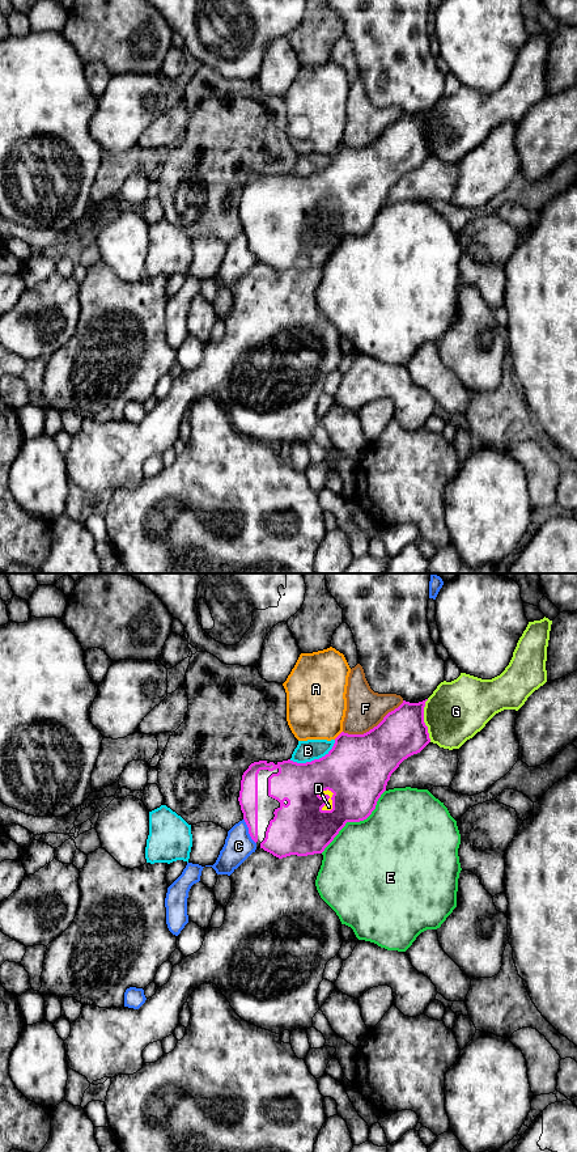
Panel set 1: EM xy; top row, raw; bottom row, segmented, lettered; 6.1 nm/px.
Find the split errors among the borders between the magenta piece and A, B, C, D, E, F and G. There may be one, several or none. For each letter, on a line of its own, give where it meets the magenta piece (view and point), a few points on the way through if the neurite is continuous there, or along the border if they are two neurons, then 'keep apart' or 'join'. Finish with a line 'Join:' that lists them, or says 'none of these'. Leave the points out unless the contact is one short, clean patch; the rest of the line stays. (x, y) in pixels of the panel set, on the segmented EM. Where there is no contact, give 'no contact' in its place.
A: xy (339, 735) | keep apart
B: xy (314, 759) | keep apart
C: xy (249, 831) | keep apart
D: xy (327, 800) | join
E: xy (355, 821) | keep apart
F: xy (374, 727) | keep apart
G: xy (423, 720) | keep apart
Join: D

